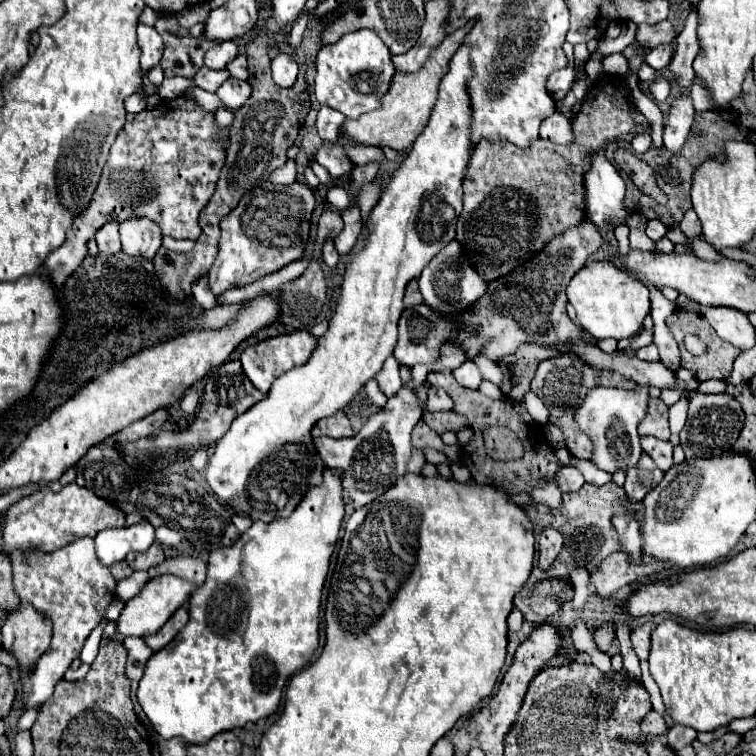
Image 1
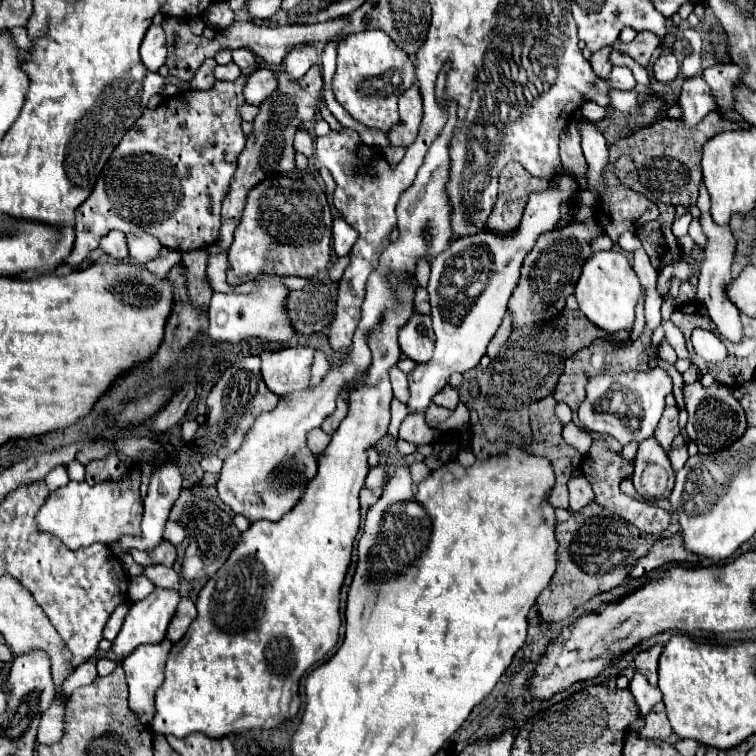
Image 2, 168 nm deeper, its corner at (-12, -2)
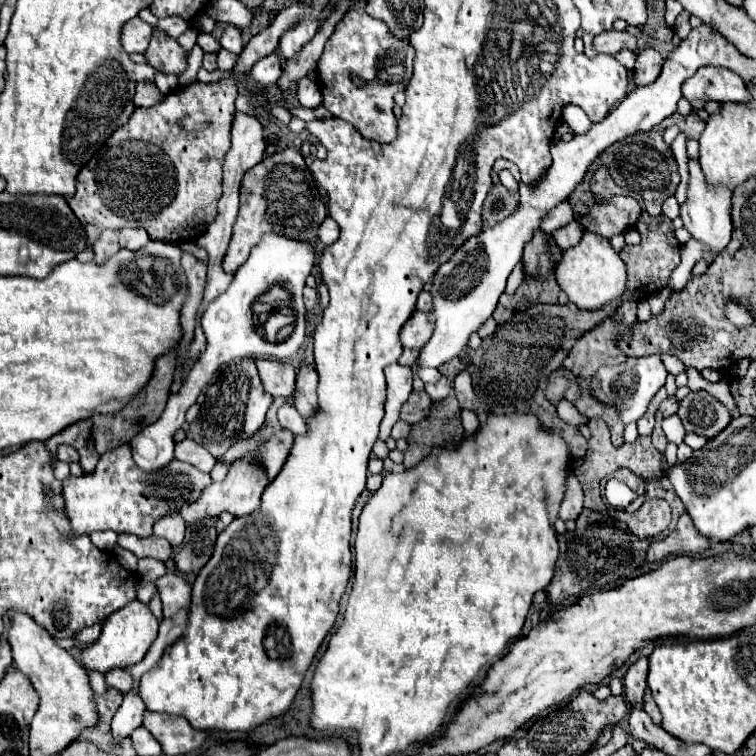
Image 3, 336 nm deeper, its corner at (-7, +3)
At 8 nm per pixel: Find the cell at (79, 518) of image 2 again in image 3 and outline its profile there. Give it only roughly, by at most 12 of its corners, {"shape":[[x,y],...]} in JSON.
{"shape":[[131,446],[63,482],[75,536],[151,536],[209,474],[179,460],[147,476]]}

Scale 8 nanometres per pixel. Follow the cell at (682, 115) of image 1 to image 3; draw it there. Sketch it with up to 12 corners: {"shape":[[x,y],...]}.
{"shape":[[699,68],[681,86],[693,110],[708,100],[751,102],[743,78]]}

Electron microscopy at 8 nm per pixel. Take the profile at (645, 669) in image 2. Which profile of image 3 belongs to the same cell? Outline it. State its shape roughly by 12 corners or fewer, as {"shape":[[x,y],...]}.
{"shape":[[641,656],[623,678],[625,700],[643,706],[647,690],[647,656]]}

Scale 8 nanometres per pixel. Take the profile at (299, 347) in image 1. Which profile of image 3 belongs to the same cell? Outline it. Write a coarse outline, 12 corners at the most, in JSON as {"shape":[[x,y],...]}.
{"shape":[[257,358],[261,382],[271,396],[295,392],[295,366]]}

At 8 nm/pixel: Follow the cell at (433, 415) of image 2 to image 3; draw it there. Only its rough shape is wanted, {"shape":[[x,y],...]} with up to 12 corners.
{"shape":[[411,392],[401,420],[415,424],[431,410],[427,392]]}

